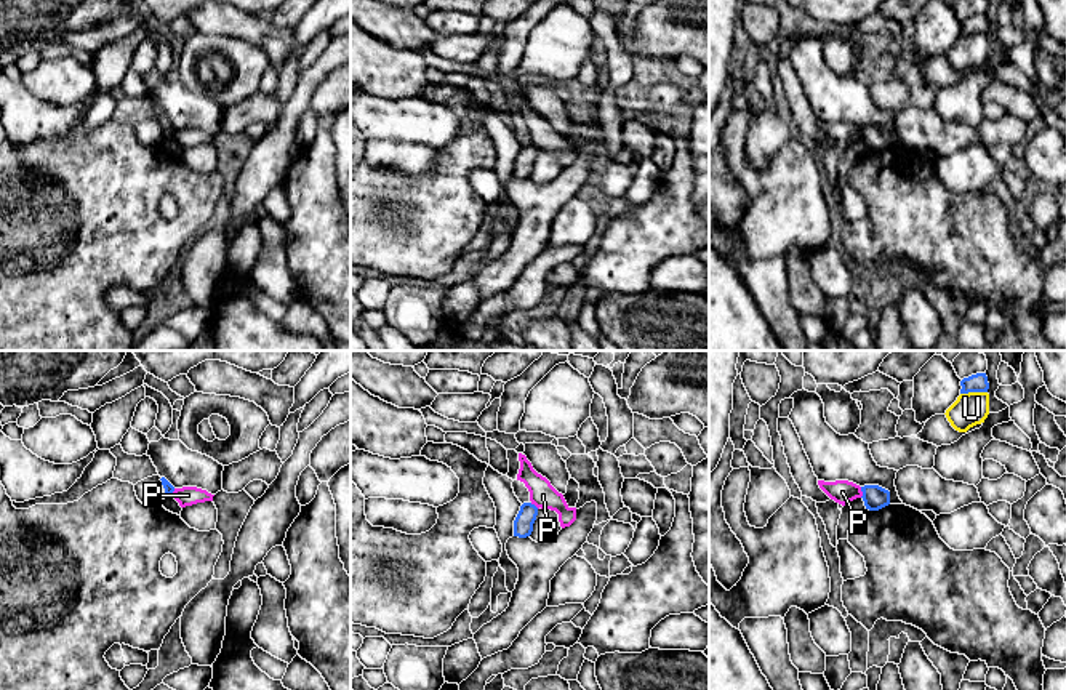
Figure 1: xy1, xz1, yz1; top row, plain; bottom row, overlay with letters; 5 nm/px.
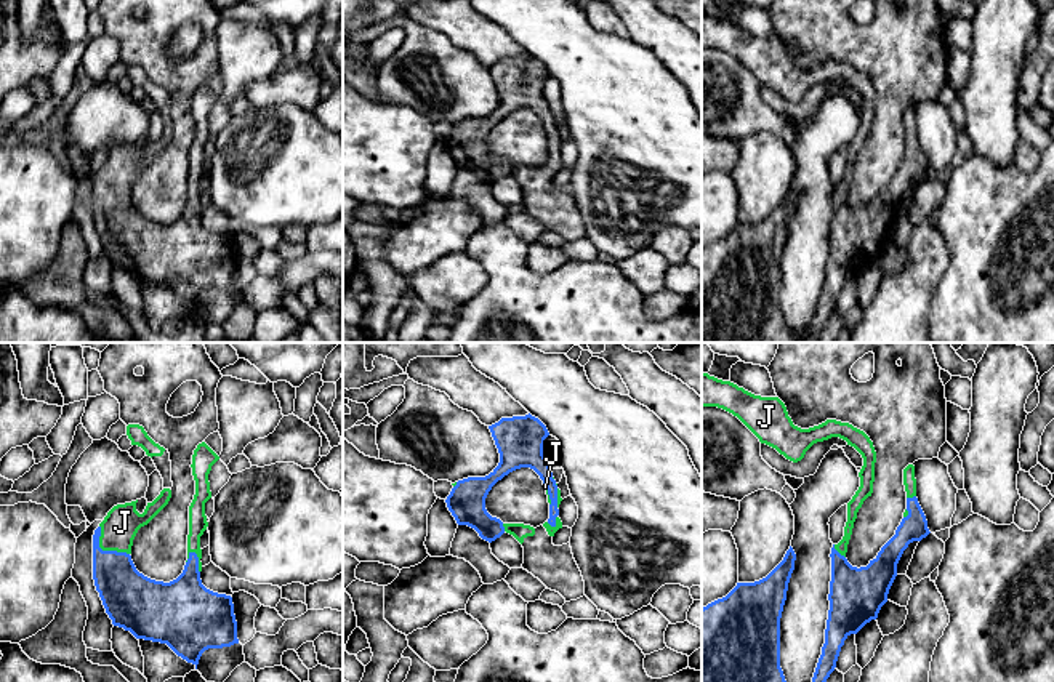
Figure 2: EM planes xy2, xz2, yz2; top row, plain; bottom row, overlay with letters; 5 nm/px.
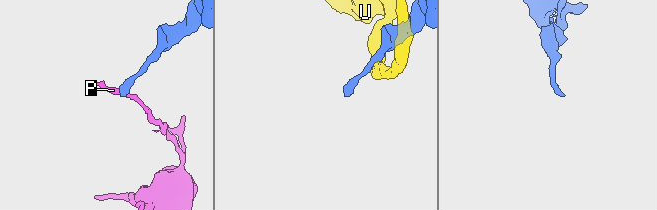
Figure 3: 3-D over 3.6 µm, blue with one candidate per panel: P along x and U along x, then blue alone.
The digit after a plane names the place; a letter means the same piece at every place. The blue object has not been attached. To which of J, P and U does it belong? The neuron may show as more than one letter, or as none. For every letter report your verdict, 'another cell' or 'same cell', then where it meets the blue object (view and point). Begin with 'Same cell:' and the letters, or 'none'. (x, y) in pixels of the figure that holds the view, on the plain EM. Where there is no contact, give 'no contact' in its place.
Same cell: J
J: same cell; contact xy2 (104, 192)
P: another cell; contact yz1 (861, 132)
U: another cell; contact yz1 (973, 32)

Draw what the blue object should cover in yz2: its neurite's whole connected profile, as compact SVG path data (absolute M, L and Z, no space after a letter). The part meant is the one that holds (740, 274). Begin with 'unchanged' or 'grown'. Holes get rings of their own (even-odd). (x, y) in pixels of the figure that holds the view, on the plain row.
unchanged; M790 187L766 219L737 224L726 239L702 250L702 343L798 343L780 309L780 259L795 202L796 195Z

